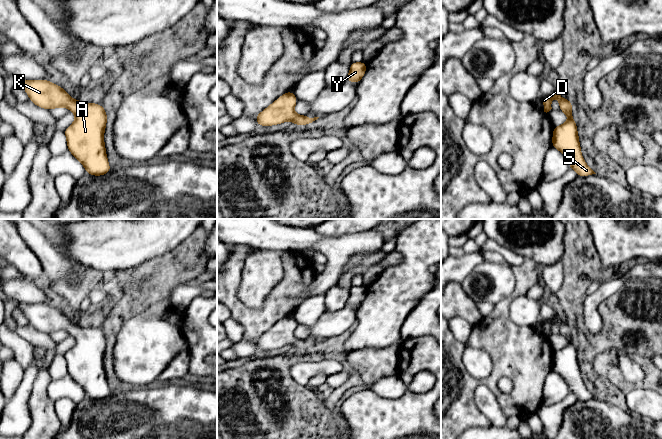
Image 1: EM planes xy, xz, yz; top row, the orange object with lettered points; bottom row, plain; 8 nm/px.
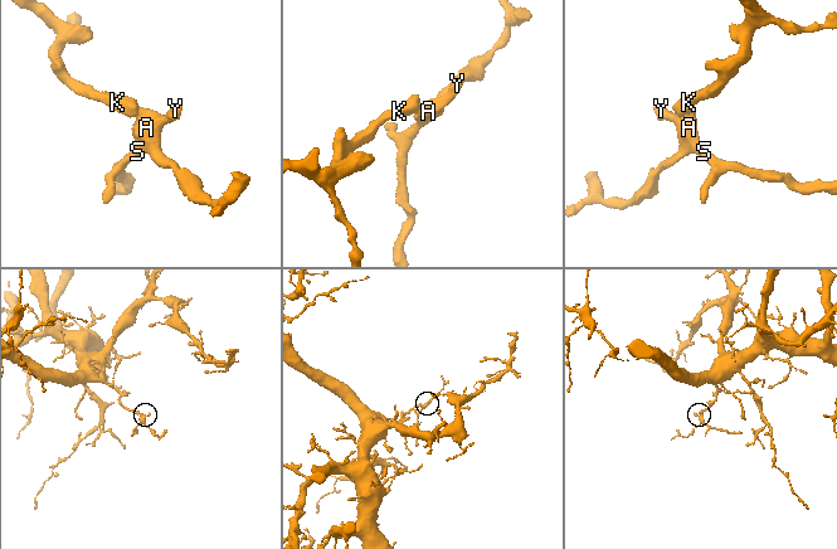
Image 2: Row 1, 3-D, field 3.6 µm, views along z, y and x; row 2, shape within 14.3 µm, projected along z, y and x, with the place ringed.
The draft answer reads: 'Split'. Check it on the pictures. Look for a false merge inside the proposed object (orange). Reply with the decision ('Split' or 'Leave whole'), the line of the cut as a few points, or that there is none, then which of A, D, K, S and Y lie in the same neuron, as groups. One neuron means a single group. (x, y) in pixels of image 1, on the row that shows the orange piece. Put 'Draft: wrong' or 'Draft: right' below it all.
Leave whole. No split. Groups: A D K S Y
Draft: wrong

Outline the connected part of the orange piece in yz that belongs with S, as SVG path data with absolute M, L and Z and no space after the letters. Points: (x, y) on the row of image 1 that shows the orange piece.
M557 91L551 97L541 98L544 106L544 112L549 112L551 100L558 99L560 102L560 110L566 114L568 121L560 126L553 127L552 147L558 149L567 159L570 168L572 168L578 176L587 177L596 174L584 161L581 154L577 125L572 116L573 104L567 99L562 98Z

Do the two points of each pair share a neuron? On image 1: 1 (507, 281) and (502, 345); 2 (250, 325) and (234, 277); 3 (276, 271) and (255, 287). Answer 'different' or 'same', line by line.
1: different
2: same
3: same

